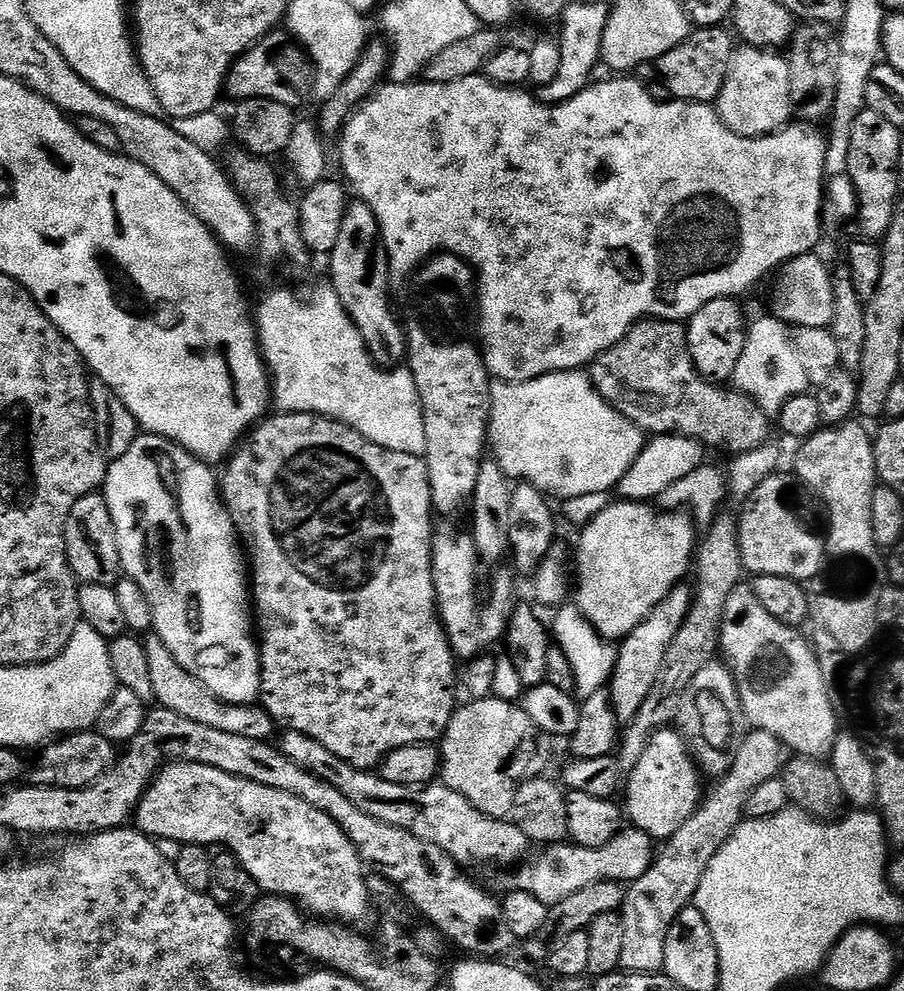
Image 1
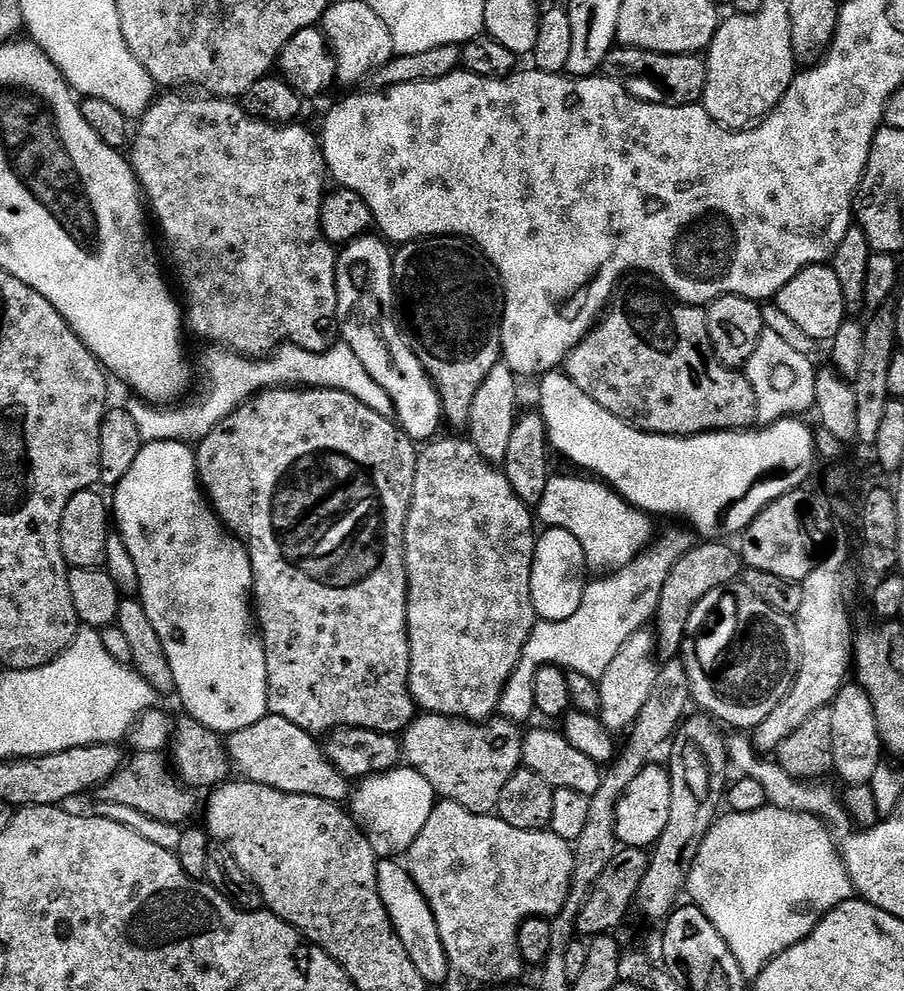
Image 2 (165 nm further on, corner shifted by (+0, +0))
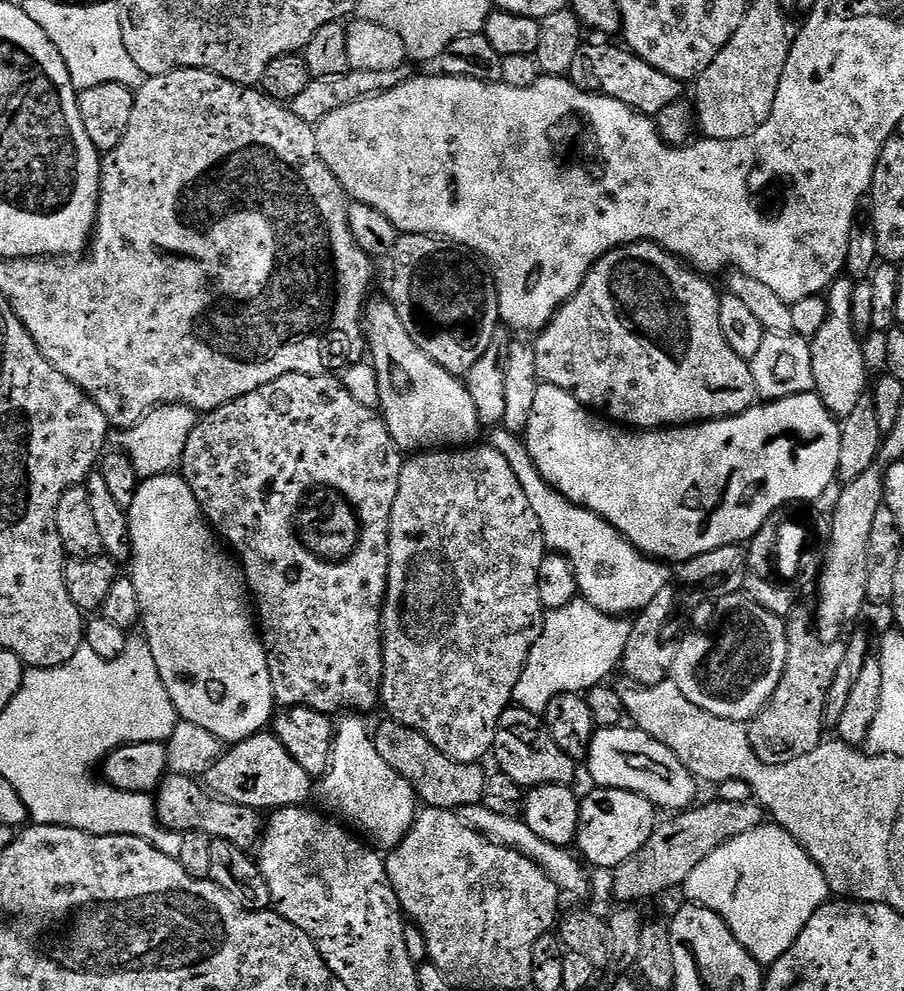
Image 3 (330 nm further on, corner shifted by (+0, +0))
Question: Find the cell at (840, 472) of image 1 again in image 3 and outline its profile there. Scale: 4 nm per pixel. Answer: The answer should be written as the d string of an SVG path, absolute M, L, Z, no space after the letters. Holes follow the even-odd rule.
M837 278L832 287L827 289L826 301L828 308L828 316L822 324L822 328L818 330L818 334L810 340L810 367L814 369L814 391L820 400L827 408L829 408L833 416L837 418L843 418L849 416L851 412L858 407L858 402L862 402L862 398L869 391L870 380L868 384L868 360L864 357L864 348L860 345L860 340L862 340L861 333L857 332L854 326L854 318L852 317L852 303L854 302L854 290L856 289L856 284L853 283L851 279L848 278Z

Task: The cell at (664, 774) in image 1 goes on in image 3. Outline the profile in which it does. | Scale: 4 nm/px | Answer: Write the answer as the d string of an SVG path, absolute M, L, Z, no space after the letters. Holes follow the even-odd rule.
M593 787L591 791L592 793L588 797L585 795L580 802L575 847L580 848L579 855L589 865L592 863L596 868L614 870L622 862L626 862L626 858L638 854L638 850L646 846L658 823L658 809L644 796L630 790Z

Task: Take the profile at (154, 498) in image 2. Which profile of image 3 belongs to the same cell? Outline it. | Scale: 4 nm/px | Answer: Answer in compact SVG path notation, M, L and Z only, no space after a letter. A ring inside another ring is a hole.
M180 474L150 476L140 480L138 490L134 494L134 502L126 511L128 521L130 522L130 538L132 539L130 575L134 582L134 590L138 590L140 618L142 629L144 628L142 636L150 646L150 654L154 654L154 666L158 666L158 674L174 702L177 717L186 722L194 722L194 726L202 726L202 730L210 730L210 734L214 734L221 742L228 746L237 744L240 740L250 738L258 732L265 731L273 723L274 719L272 683L270 682L270 670L268 669L268 655L264 649L263 639L258 631L257 621L254 619L254 604L250 599L248 582L244 578L241 565L229 555L225 545L218 539L217 533L213 531L208 521L204 519L198 502L194 498L194 490L190 490L190 486L184 480L183 475Z

